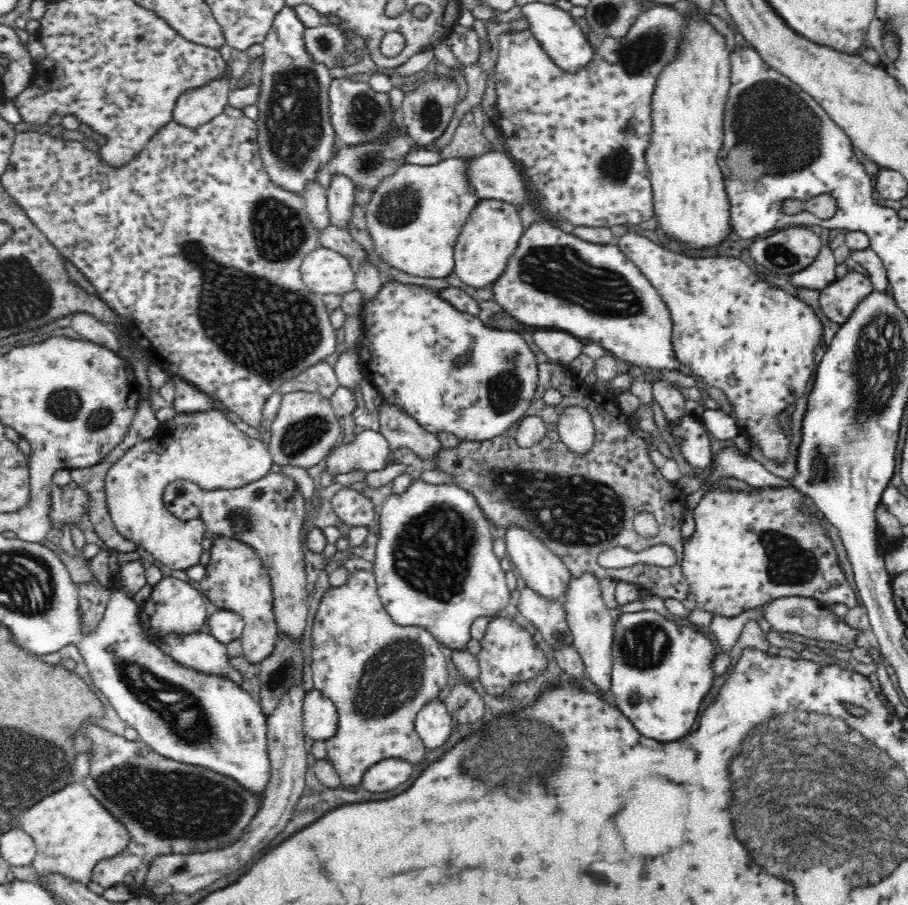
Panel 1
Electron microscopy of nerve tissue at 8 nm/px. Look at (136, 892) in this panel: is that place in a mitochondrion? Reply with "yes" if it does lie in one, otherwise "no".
no

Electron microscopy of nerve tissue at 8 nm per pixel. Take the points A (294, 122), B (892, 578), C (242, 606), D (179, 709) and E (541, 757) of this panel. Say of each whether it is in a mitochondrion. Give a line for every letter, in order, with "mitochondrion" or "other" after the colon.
A: mitochondrion
B: other
C: other
D: mitochondrion
E: mitochondrion

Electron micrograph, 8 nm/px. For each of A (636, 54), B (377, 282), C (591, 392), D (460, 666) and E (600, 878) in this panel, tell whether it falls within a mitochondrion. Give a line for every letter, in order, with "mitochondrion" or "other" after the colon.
A: mitochondrion
B: other
C: other
D: other
E: mitochondrion

